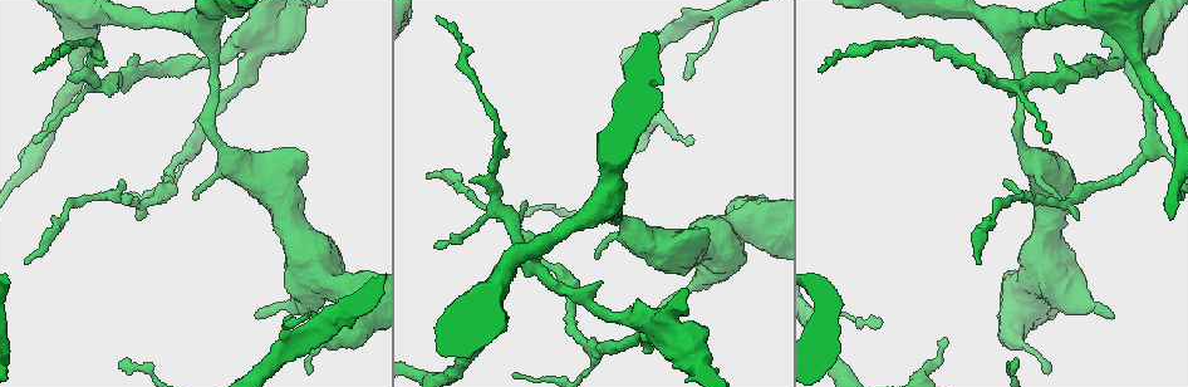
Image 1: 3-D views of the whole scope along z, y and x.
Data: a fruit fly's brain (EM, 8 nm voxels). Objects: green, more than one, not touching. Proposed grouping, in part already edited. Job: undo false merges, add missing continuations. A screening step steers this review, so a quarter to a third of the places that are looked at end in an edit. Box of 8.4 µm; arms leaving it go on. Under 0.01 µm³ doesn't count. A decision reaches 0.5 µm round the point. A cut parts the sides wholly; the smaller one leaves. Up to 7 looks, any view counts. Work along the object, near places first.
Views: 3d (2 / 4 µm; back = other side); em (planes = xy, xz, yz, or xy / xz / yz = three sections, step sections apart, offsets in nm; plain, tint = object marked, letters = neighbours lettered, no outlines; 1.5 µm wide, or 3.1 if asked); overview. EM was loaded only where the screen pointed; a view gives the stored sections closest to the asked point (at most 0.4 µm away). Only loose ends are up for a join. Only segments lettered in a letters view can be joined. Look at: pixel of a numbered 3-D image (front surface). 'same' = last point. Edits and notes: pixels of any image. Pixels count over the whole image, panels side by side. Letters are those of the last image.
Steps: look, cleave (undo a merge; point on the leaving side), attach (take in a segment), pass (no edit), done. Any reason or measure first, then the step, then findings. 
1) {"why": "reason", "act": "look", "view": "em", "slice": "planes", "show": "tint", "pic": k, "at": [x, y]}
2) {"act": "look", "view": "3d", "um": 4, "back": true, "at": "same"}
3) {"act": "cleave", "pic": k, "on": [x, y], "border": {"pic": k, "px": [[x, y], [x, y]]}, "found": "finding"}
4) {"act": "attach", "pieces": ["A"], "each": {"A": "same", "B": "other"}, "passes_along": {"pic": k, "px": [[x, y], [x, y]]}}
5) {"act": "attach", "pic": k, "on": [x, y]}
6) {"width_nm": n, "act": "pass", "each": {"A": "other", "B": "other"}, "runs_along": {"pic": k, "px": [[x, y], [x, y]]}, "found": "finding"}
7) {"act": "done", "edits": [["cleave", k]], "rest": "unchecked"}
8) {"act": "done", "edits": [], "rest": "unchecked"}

{"why": "abrupt turn", "act": "look", "view": "em", "slice": "planes", "show": "tint", "pic": 1, "at": [300, 319]}

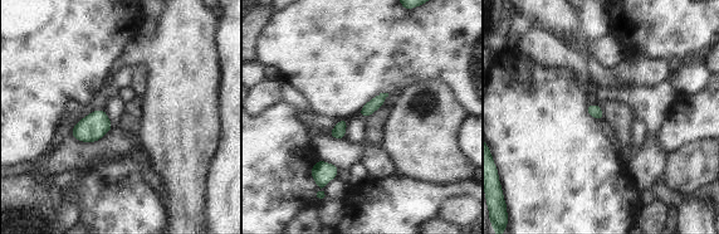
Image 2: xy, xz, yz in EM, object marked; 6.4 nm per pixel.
{"why": "see the neighbours", "act": "look", "view": "em", "slice": "planes", "show": "letters", "at": "same"}

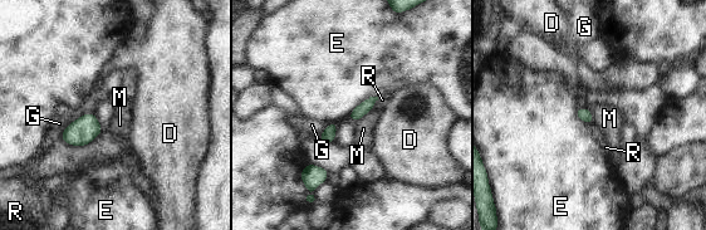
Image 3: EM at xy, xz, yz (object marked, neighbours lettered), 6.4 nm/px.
{"act": "pass", "each": {"D": "other", "E": "other", "G": "other", "M": "other", "R": "other"}, "border": {"pic": 3, "px": [[373, 108], [356, 122]]}, "found": "one cell here"}

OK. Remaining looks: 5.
{"why": "branch stops here", "act": "look", "view": "3d", "um": 4, "pic": 1, "at": [1110, 317]}

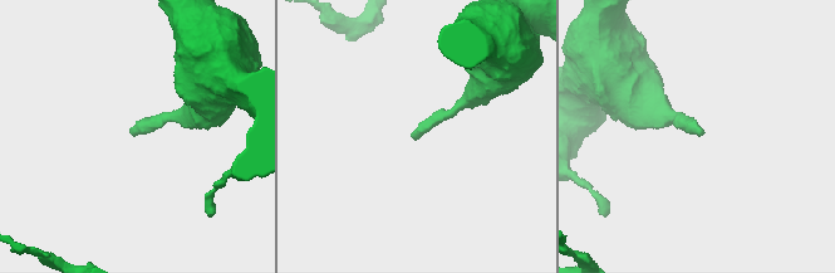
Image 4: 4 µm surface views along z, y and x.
{"why": "need the tissue", "act": "look", "view": "em", "slice": "xy", "step": 4, "show": "letters", "pic": 4, "at": [132, 133]}

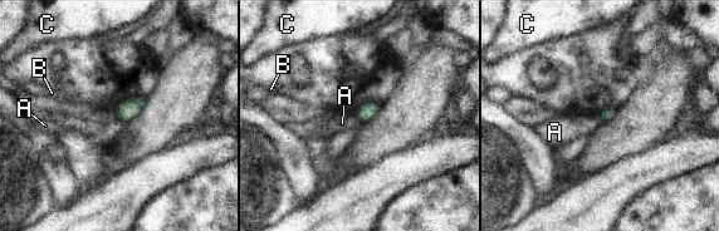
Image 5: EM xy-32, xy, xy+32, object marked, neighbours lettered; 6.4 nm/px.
{"why": "another direction", "act": "look", "view": "em", "slice": "planes", "show": "letters", "at": "same"}

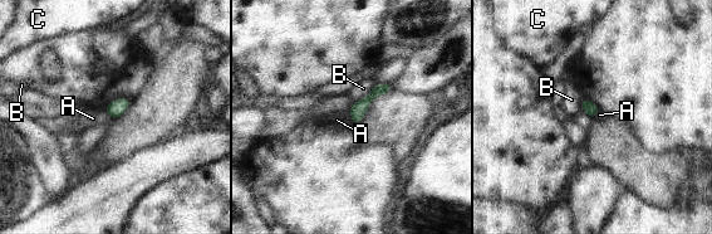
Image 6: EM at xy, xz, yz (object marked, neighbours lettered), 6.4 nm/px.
{"act": "pass", "each": {"A": "other", "B": "other", "C": "other"}, "runs_along": {"pic": 6, "px": [[388, 86], [358, 110], [356, 120]]}, "found": "no lettered segment goes on from it"}

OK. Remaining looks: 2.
{"act": "look", "view": "em", "slice": "planes", "show": "letters", "pic": 1, "at": [310, 371]}

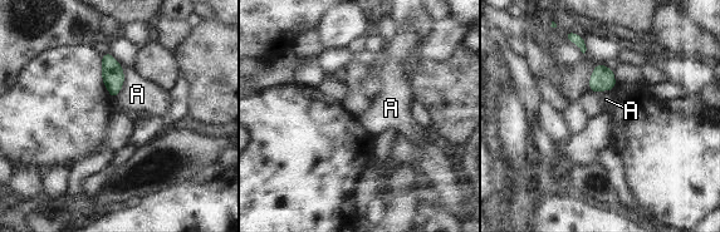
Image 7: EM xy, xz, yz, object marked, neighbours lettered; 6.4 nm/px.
{"width_nm": 140, "act": "pass", "each": {"A": "other"}, "border": {"pic": 7, "px": [[125, 69], [123, 85], [114, 97]]}, "found": "no lettered segment goes on from it"}

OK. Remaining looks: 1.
{"act": "done", "edits": [], "rest": "unchecked"}

